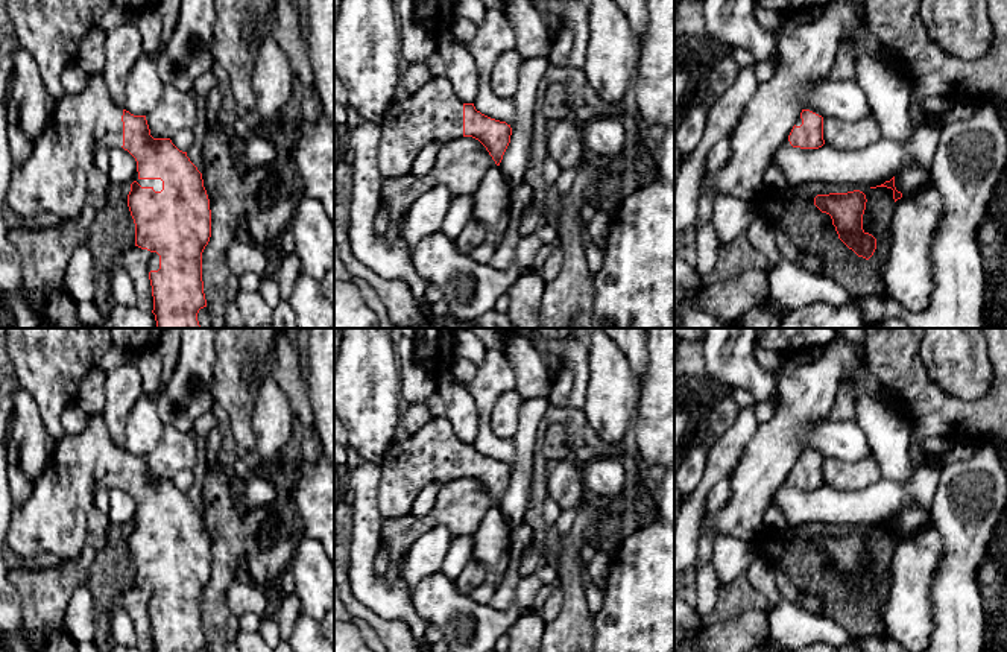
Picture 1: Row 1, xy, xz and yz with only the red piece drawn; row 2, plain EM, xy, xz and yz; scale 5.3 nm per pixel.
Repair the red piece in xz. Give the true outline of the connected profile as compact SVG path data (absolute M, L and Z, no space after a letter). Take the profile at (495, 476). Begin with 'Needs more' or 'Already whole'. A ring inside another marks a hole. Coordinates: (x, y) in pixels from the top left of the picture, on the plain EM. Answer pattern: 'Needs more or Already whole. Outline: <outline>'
Needs more. Outline: M445 416L434 418L413 435L399 433L380 467L377 503L384 518L409 515L427 485L462 477L478 480L500 506L512 476L506 462L481 454L474 444L463 444Z

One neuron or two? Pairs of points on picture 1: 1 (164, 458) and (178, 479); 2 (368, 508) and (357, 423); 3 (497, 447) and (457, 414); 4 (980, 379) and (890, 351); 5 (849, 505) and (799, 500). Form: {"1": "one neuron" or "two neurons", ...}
{"1": "two neurons", "2": "two neurons", "3": "two neurons", "4": "two neurons", "5": "one neuron"}

